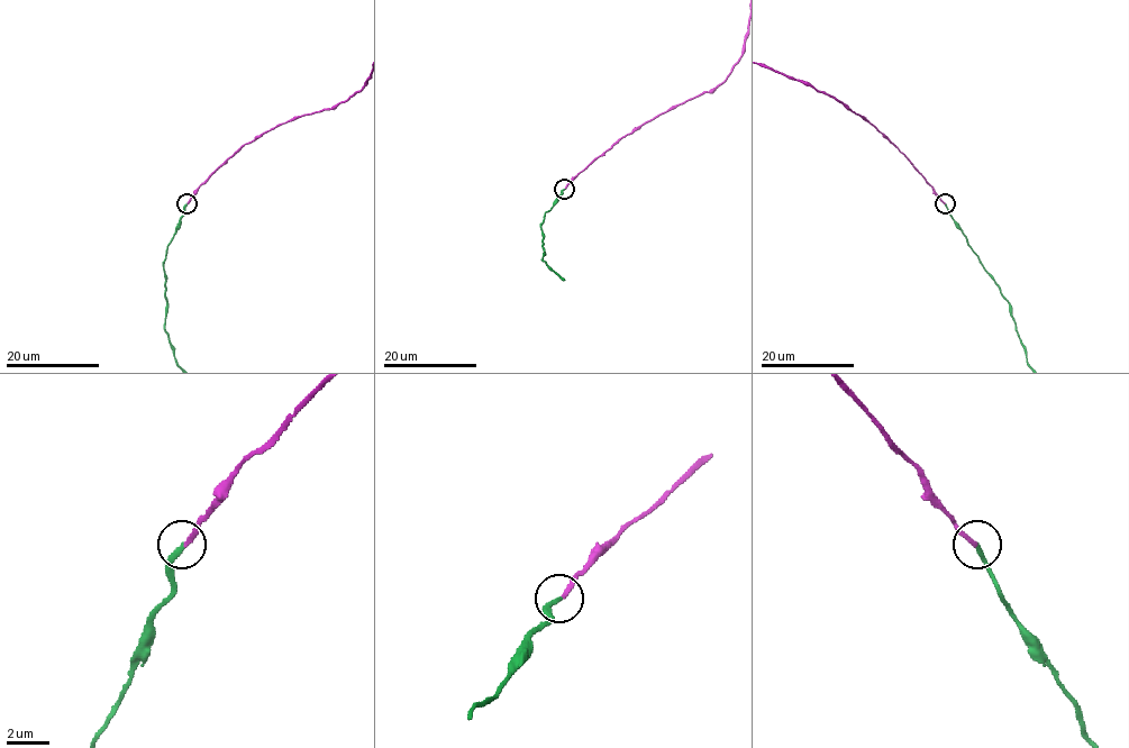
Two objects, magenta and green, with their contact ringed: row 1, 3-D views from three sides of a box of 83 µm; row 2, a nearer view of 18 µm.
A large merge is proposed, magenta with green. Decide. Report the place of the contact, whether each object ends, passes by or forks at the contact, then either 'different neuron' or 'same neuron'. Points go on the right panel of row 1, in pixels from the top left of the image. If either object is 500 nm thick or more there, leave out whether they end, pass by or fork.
at (945, 203); magenta ends there; green ends there; same neuron

